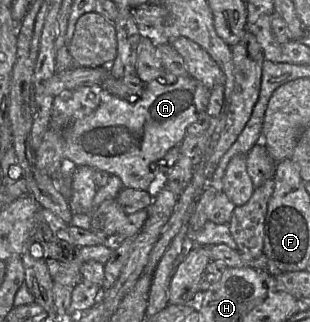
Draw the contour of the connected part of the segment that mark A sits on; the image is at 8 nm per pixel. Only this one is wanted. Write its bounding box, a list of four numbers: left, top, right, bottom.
[62,71,211,191]

